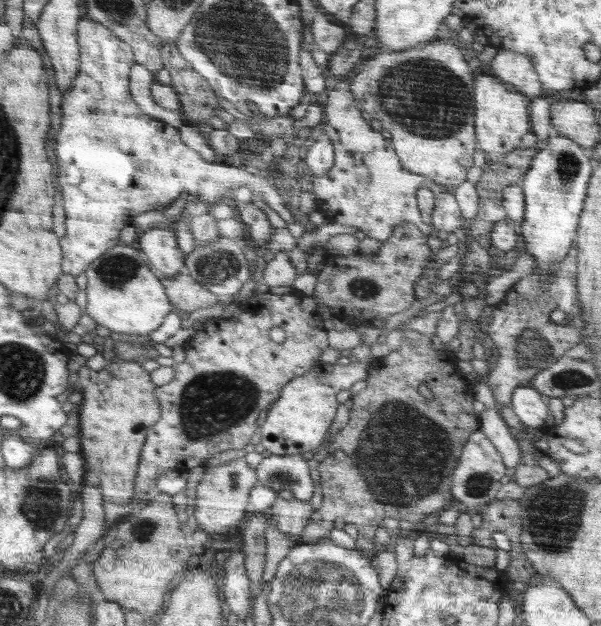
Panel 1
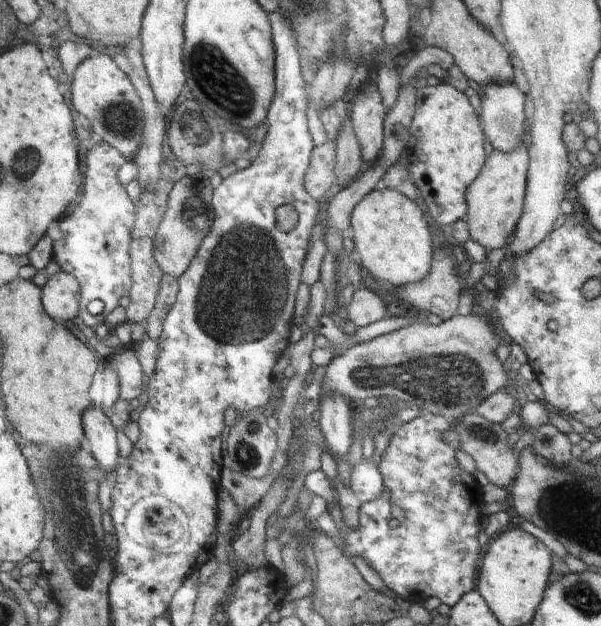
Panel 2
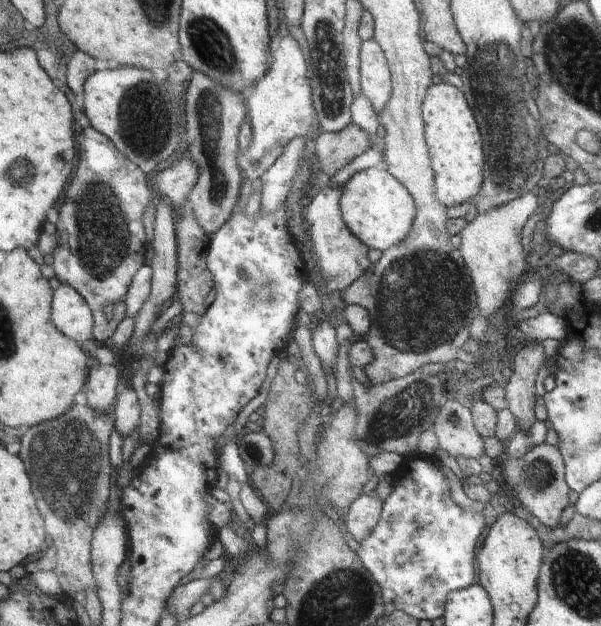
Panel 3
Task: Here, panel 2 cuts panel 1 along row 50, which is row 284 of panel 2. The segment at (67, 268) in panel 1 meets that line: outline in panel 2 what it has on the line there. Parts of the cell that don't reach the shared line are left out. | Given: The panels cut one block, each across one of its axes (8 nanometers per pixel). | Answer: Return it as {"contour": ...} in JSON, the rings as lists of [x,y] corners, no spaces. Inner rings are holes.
{"contour":[[[104,140],[98,143],[92,150],[88,150],[88,174],[86,174],[86,194],[80,204],[80,208],[65,217],[61,224],[63,237],[55,242],[55,258],[62,270],[75,275],[83,284],[83,302],[80,316],[86,325],[96,329],[99,324],[107,323],[109,316],[120,308],[123,299],[130,298],[134,282],[133,266],[133,241],[135,240],[135,226],[138,220],[136,204],[132,202],[128,188],[120,182],[120,168],[130,159],[120,150],[110,146]],[[94,300],[102,300],[105,309],[100,315],[90,314],[88,306]]]}

